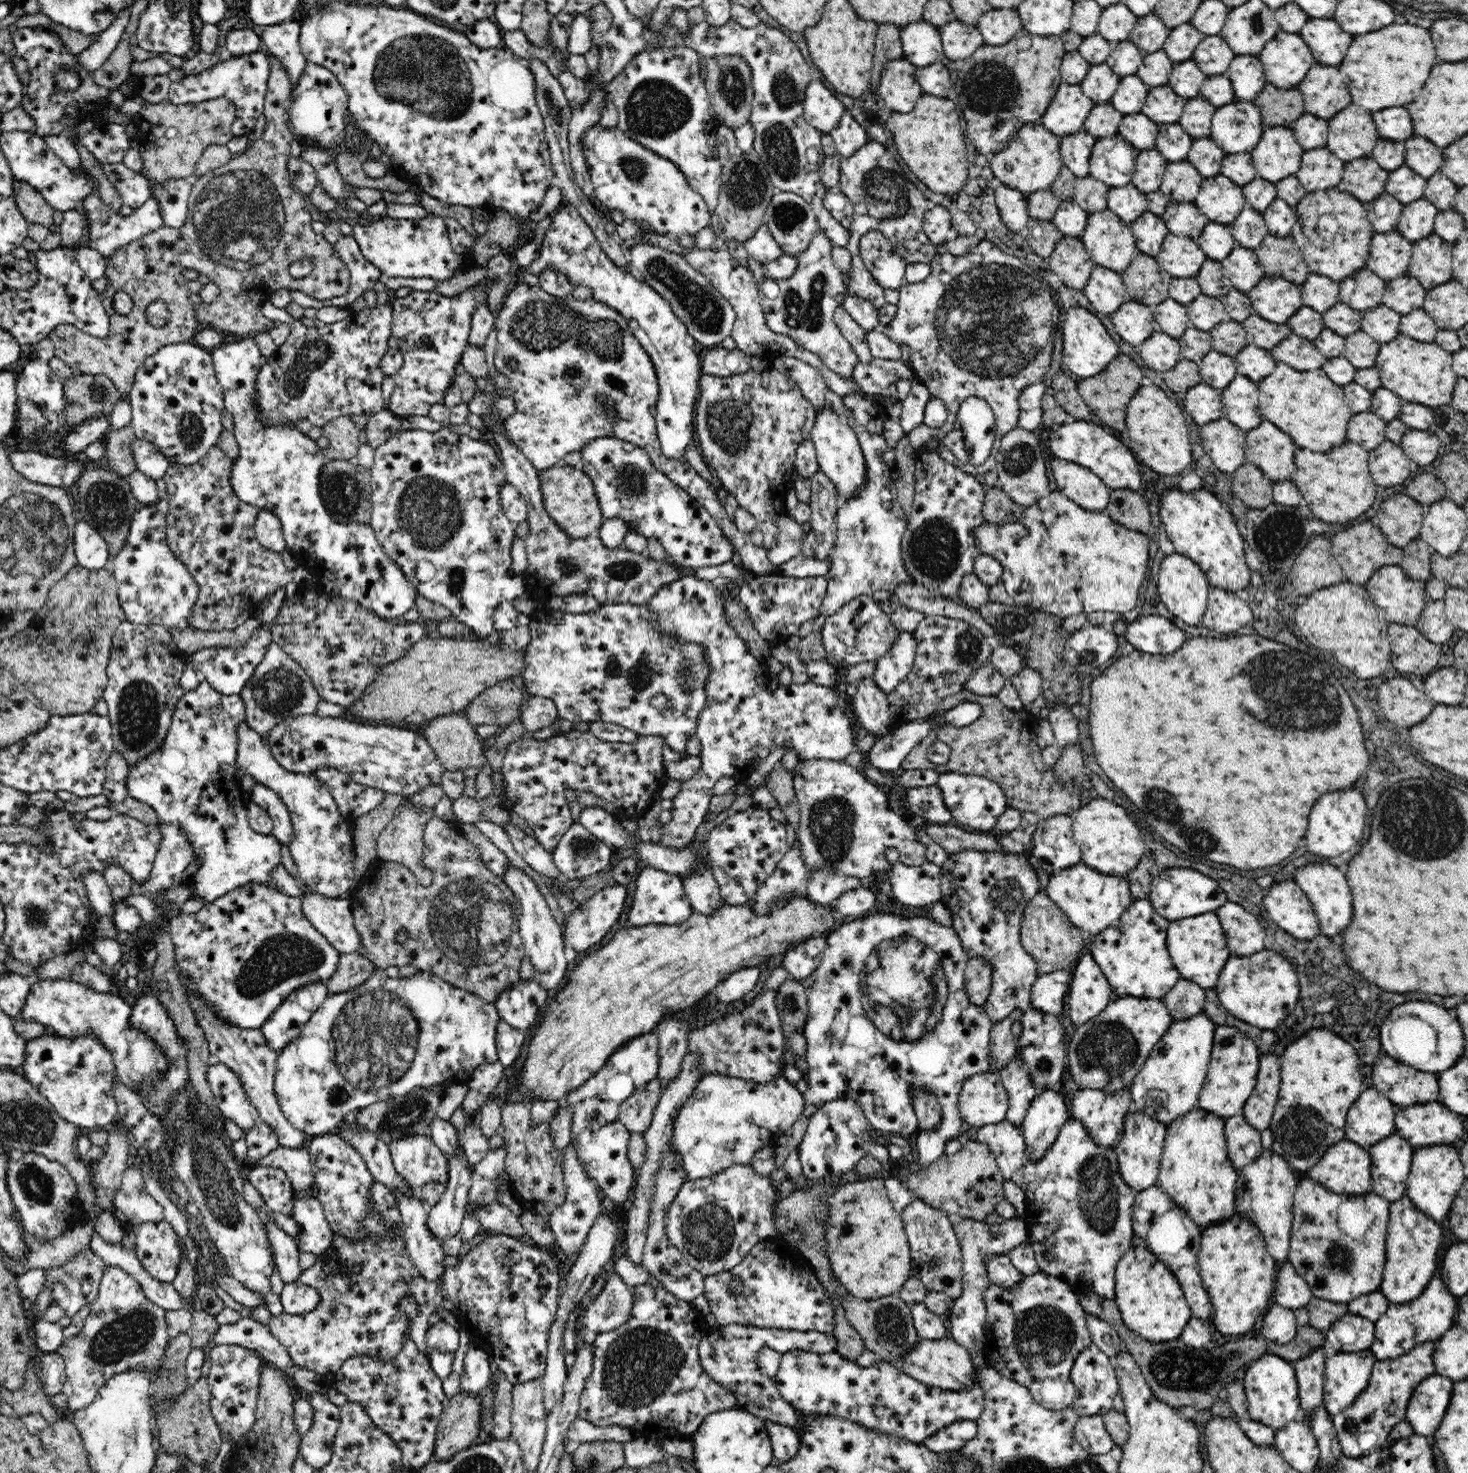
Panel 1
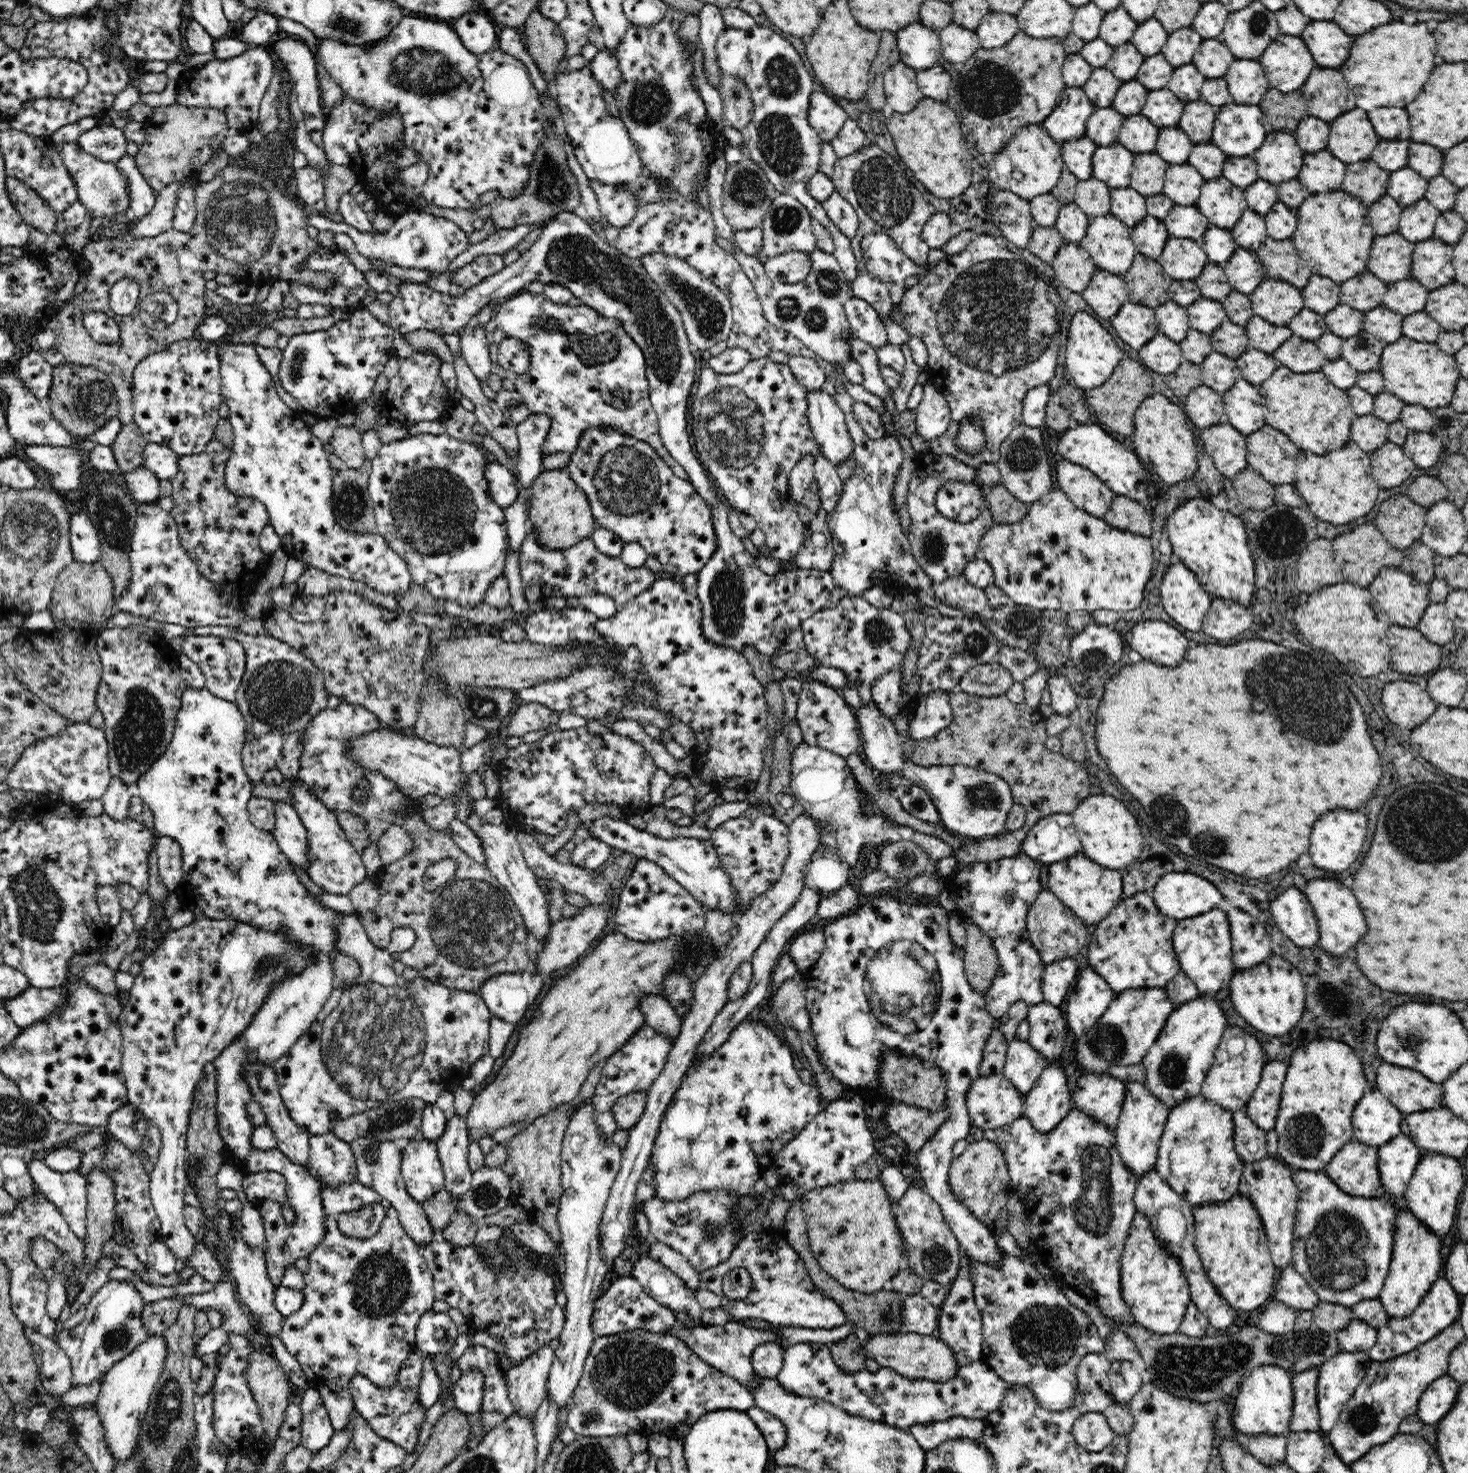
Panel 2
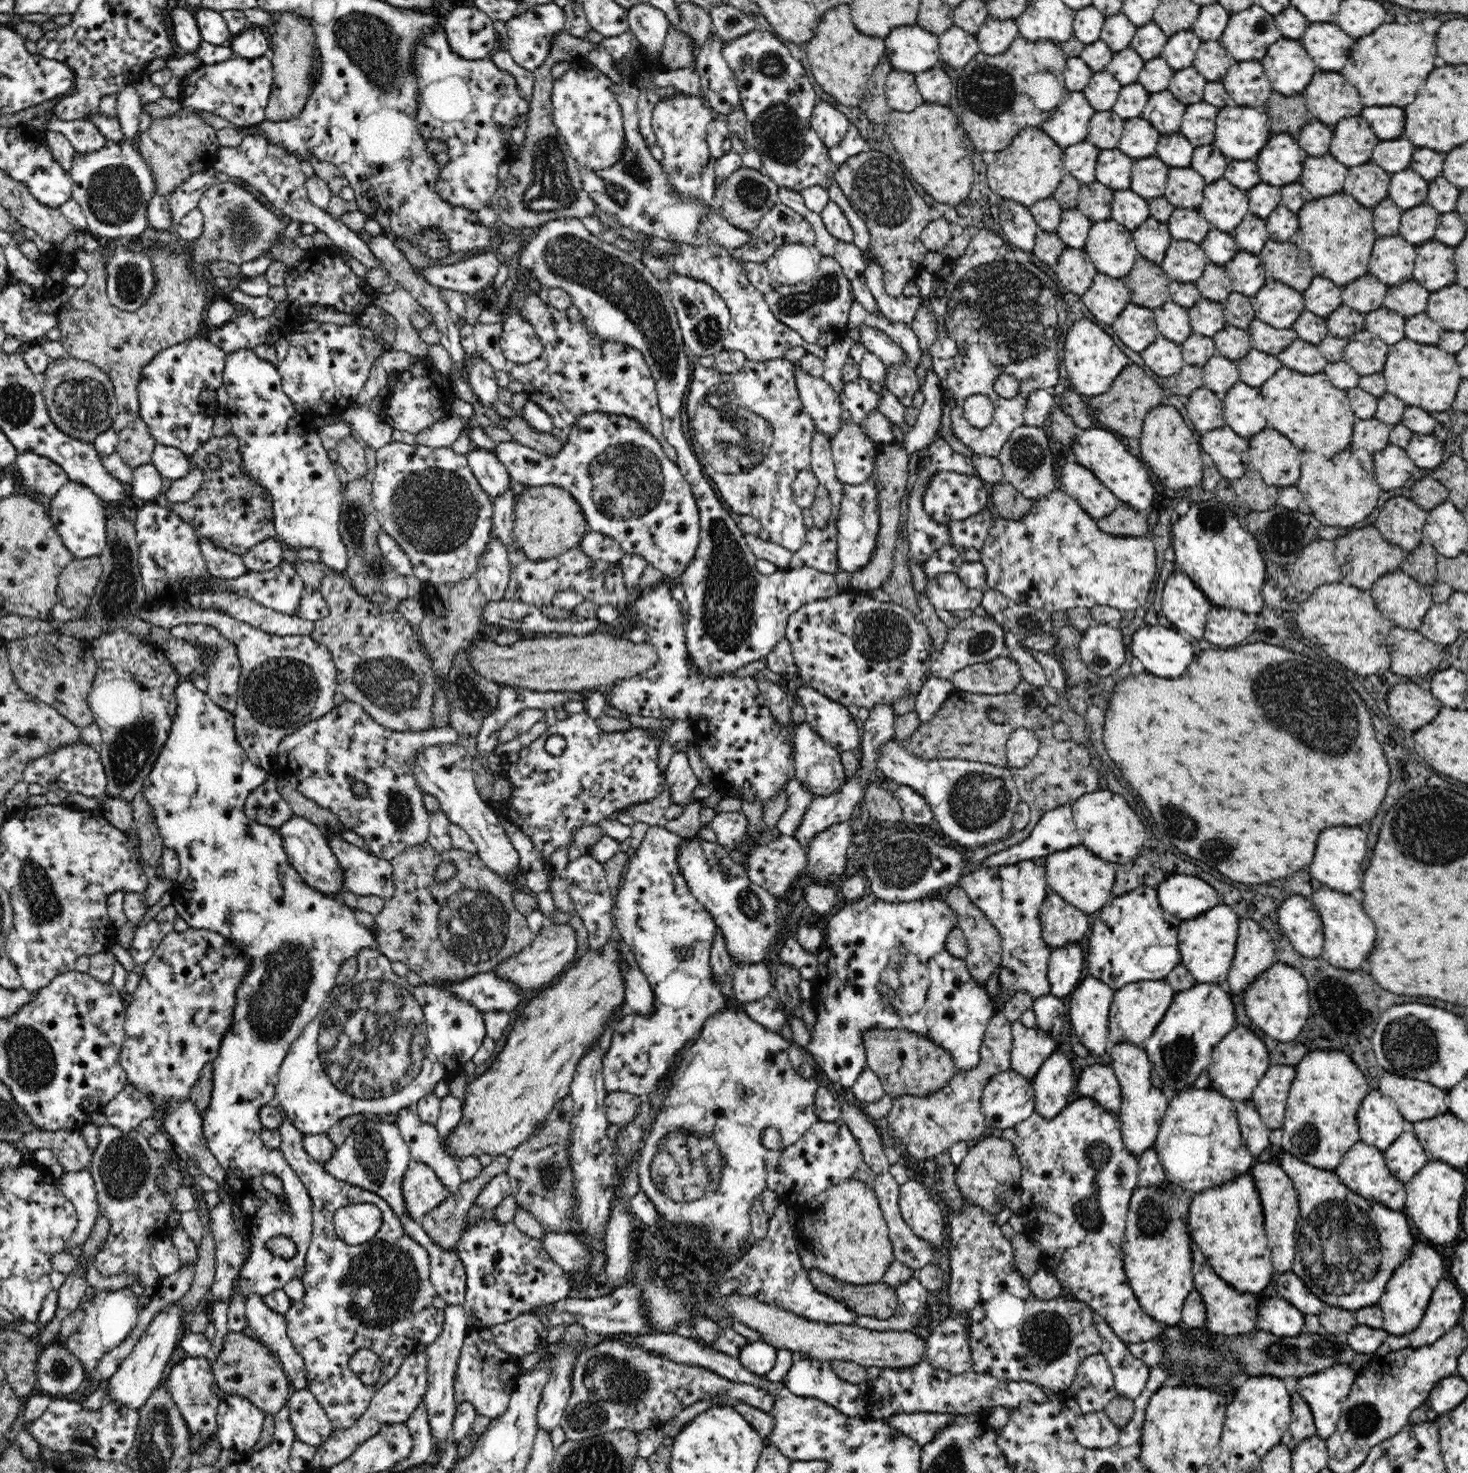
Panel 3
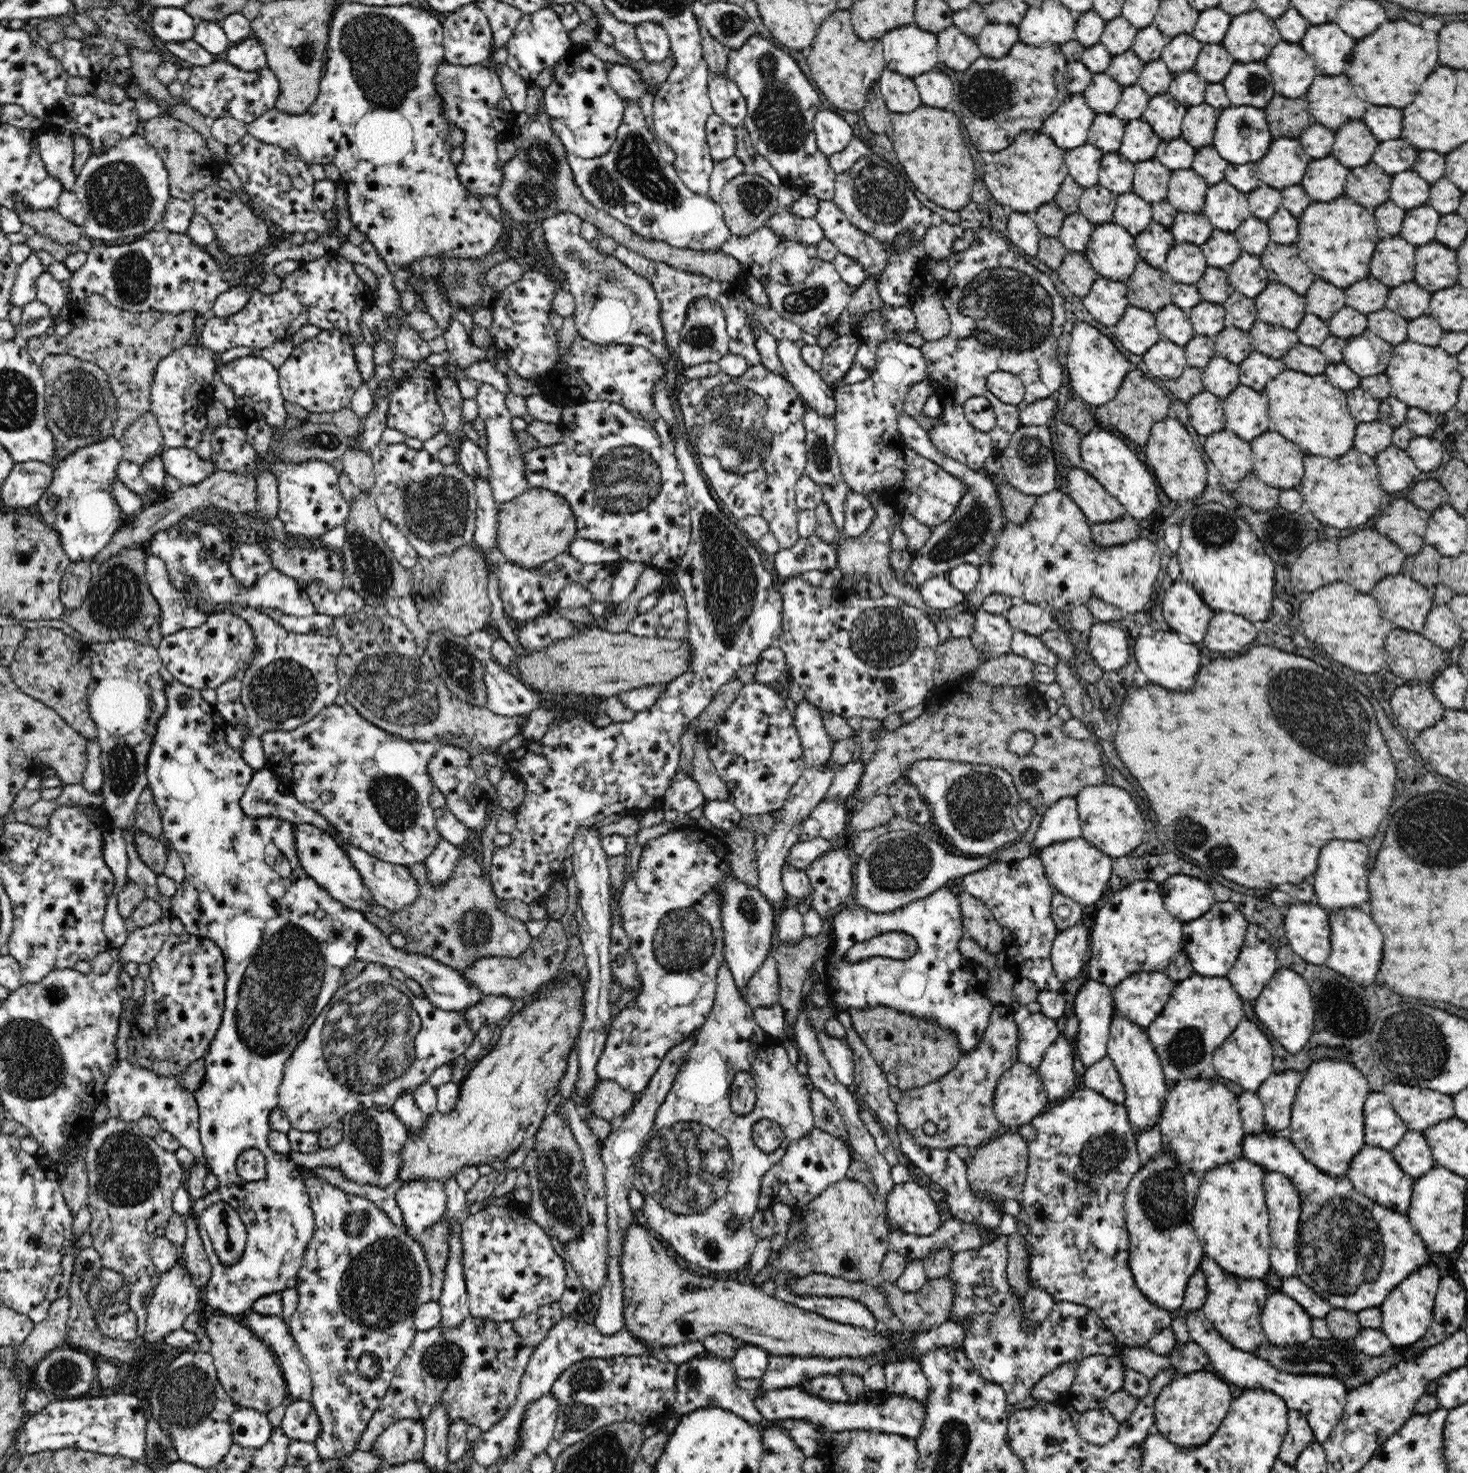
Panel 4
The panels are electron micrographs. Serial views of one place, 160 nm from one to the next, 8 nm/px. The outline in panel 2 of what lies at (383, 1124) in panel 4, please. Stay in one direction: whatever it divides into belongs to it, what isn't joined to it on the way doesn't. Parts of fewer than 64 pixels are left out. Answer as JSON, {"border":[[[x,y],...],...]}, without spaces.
{"border":[[[371,1134],[356,1138],[349,1145],[350,1149],[352,1149],[352,1155],[354,1155],[355,1181],[378,1192],[382,1199],[390,1202],[390,1205],[399,1215],[401,1226],[420,1248],[422,1248],[422,1245],[426,1245],[437,1238],[432,1231],[431,1224],[428,1223],[427,1215],[423,1210],[423,1204],[414,1201],[414,1198],[410,1196],[405,1187],[403,1177],[401,1176],[402,1148],[398,1148],[394,1140],[378,1140]]]}

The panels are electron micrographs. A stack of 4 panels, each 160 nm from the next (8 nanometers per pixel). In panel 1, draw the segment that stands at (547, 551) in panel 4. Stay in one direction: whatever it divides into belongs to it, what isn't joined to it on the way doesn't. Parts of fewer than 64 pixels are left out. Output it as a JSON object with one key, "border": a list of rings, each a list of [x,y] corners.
{"border":[[[556,464],[539,470],[538,483],[542,490],[546,512],[566,535],[572,539],[579,539],[598,534],[604,518],[592,481],[590,477],[586,477],[582,469],[576,470],[572,466]]]}

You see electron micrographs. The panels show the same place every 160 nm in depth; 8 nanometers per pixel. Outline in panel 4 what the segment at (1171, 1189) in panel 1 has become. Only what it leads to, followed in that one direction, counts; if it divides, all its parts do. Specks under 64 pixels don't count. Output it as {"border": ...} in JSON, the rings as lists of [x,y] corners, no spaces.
{"border":[[[1198,1076],[1174,1081],[1174,1084],[1169,1086],[1167,1099],[1157,1125],[1162,1131],[1163,1147],[1174,1145],[1184,1152],[1187,1158],[1186,1167],[1194,1170],[1194,1173],[1198,1173],[1200,1178],[1210,1169],[1230,1163],[1230,1161],[1243,1156],[1242,1138],[1244,1138],[1245,1132],[1242,1117],[1239,1113],[1238,1097],[1217,1079]]]}

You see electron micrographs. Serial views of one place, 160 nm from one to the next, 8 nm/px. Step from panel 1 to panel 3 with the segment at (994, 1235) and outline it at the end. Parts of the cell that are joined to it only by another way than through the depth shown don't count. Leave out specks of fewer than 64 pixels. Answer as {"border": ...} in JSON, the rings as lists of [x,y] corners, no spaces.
{"border":[[[965,1316],[944,1318],[927,1338],[923,1353],[930,1366],[961,1375],[971,1370],[972,1357],[968,1345]]]}

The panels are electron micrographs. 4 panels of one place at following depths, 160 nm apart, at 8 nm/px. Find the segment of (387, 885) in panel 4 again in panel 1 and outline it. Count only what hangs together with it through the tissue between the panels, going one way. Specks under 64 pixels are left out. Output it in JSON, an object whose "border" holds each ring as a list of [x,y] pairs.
{"border":[[[242,722],[242,726],[238,728],[238,737],[240,752],[238,752],[237,778],[240,779],[242,774],[251,774],[258,783],[276,792],[290,811],[290,816],[294,822],[294,840],[290,843],[289,849],[296,863],[299,879],[307,885],[310,891],[320,893],[320,895],[326,898],[340,898],[340,894],[347,892],[358,880],[355,876],[355,868],[353,865],[351,818],[342,816],[332,793],[330,793],[329,789],[324,787],[314,775],[300,772],[287,772],[274,759],[274,756],[271,754],[271,749],[269,748],[270,744],[266,743],[266,741],[256,734],[252,728],[249,728],[245,722]]]}

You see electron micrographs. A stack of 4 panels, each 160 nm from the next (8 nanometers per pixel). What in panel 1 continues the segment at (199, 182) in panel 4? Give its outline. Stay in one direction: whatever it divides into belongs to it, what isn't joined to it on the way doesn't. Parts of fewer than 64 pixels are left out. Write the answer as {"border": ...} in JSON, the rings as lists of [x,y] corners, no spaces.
{"border":[[[222,97],[183,105],[175,105],[167,100],[146,102],[135,118],[135,125],[140,127],[143,134],[143,140],[135,144],[142,159],[140,172],[150,186],[177,178],[194,178],[202,153],[209,146],[226,145],[233,137],[231,124],[234,118],[234,104]]]}

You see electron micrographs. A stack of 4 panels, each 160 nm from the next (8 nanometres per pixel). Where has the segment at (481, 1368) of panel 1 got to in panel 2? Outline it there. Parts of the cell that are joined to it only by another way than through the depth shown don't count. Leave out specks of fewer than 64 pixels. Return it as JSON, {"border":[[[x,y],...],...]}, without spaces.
{"border":[[[468,1371],[455,1382],[453,1401],[455,1407],[458,1407],[468,1417],[482,1411],[482,1375],[480,1371]]]}

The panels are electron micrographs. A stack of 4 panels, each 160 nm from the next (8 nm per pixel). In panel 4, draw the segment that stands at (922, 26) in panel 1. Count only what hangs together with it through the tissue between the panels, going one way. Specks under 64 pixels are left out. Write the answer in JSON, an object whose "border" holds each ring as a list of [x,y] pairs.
{"border":[[[916,24],[888,32],[885,36],[882,36],[881,43],[884,46],[885,68],[904,76],[914,78],[931,71],[939,63],[937,34],[917,28]]]}

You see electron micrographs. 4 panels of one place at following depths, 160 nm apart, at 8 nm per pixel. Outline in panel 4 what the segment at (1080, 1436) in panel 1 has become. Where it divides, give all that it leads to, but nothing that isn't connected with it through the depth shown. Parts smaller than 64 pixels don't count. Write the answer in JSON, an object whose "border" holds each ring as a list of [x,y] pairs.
{"border":[[[1106,1407],[1079,1413],[1078,1432],[1089,1444],[1107,1444],[1117,1435],[1120,1426],[1121,1422]]]}

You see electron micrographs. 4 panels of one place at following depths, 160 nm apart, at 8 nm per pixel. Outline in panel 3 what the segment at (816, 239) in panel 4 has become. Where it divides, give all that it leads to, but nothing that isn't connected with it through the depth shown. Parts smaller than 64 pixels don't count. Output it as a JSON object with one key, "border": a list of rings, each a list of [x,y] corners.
{"border":[[[776,204],[755,229],[756,246],[752,250],[734,249],[731,254],[746,263],[765,264],[783,245],[815,245],[817,229],[804,216],[784,204]]]}

